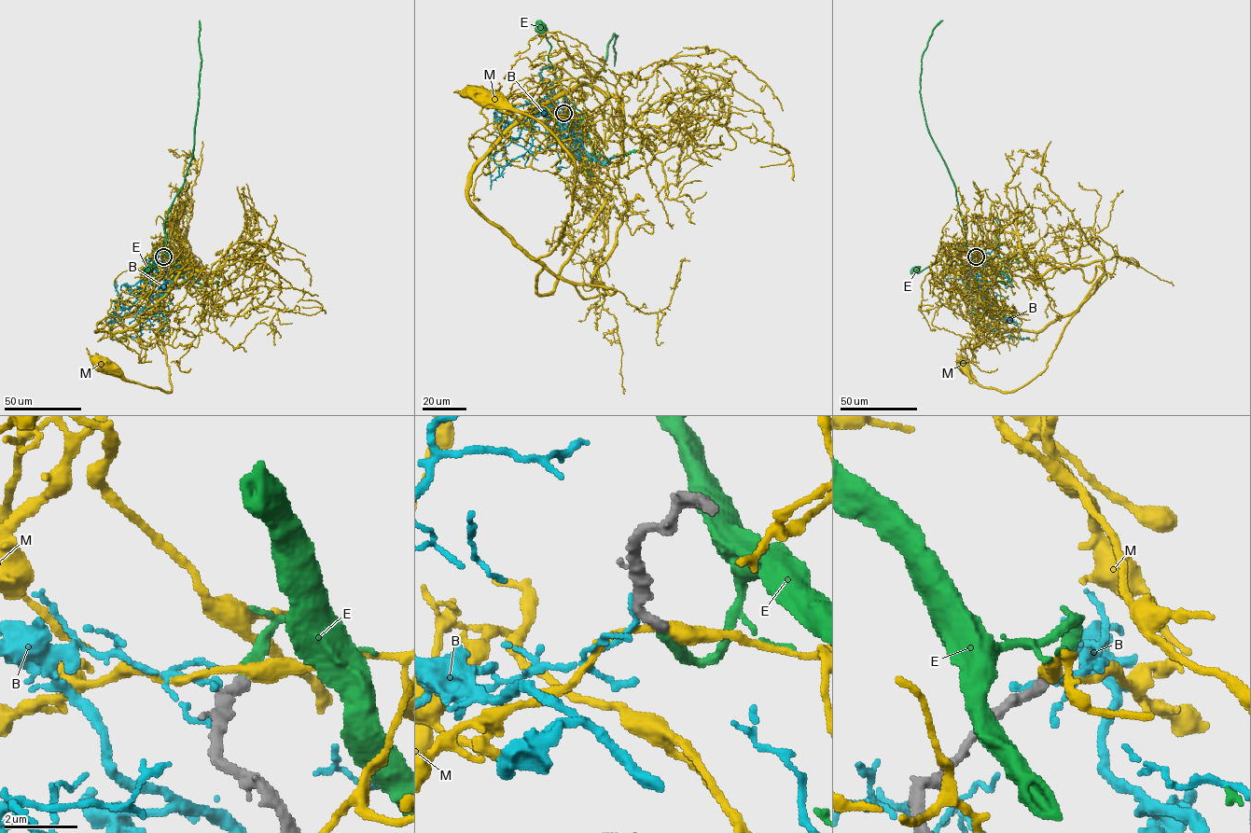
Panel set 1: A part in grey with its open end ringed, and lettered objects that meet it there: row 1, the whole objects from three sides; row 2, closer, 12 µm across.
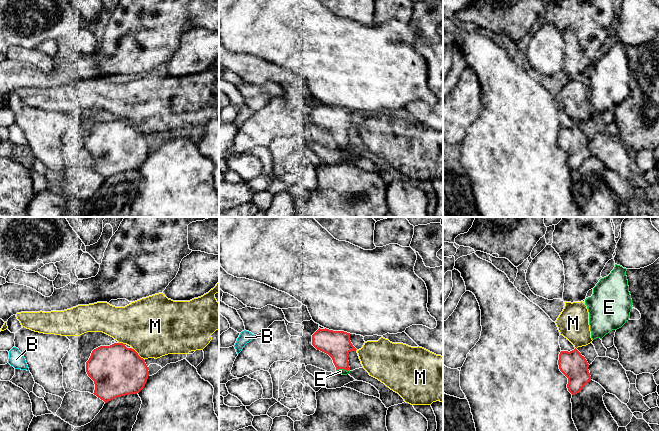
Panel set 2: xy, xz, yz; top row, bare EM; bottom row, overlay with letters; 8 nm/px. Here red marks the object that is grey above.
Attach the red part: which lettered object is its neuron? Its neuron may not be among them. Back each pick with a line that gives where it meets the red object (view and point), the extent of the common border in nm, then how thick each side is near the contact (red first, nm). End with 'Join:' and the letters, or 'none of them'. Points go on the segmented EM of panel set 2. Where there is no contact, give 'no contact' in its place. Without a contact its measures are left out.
E: meets red in xz at (342, 368); contact 110 nm long; 220 nm thick on the red side, 50 nm on the other
Join: E

